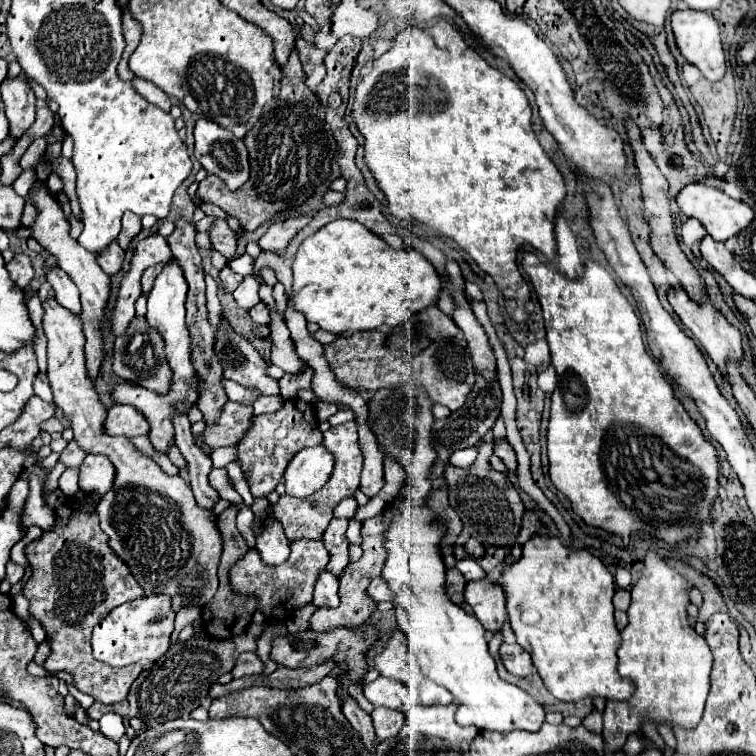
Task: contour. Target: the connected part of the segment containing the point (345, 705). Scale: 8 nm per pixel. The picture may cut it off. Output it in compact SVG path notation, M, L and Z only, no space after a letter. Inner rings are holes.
M344 696L342 698L342 712L348 718L348 722L352 724L352 728L356 728L356 732L362 736L366 748L368 750L374 750L372 742L376 740L376 736L374 736L372 718L358 706L358 702L352 696Z

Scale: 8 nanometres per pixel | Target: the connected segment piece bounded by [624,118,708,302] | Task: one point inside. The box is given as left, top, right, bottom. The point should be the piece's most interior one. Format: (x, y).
(657, 214)

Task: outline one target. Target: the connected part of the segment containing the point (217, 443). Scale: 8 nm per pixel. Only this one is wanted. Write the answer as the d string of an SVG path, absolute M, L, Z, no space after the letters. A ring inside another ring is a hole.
M226 402L220 418L214 424L206 424L200 442L212 450L222 446L238 446L238 442L250 428L250 418L252 406Z

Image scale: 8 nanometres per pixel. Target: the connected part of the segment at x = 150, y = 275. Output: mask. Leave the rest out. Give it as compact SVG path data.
M158 264L158 266L150 266L150 268L146 268L144 270L144 274L142 274L142 294L144 296L148 296L150 294L150 290L152 290L152 284L154 284L154 280L156 280L156 276L160 274L160 268L162 268L164 264Z

